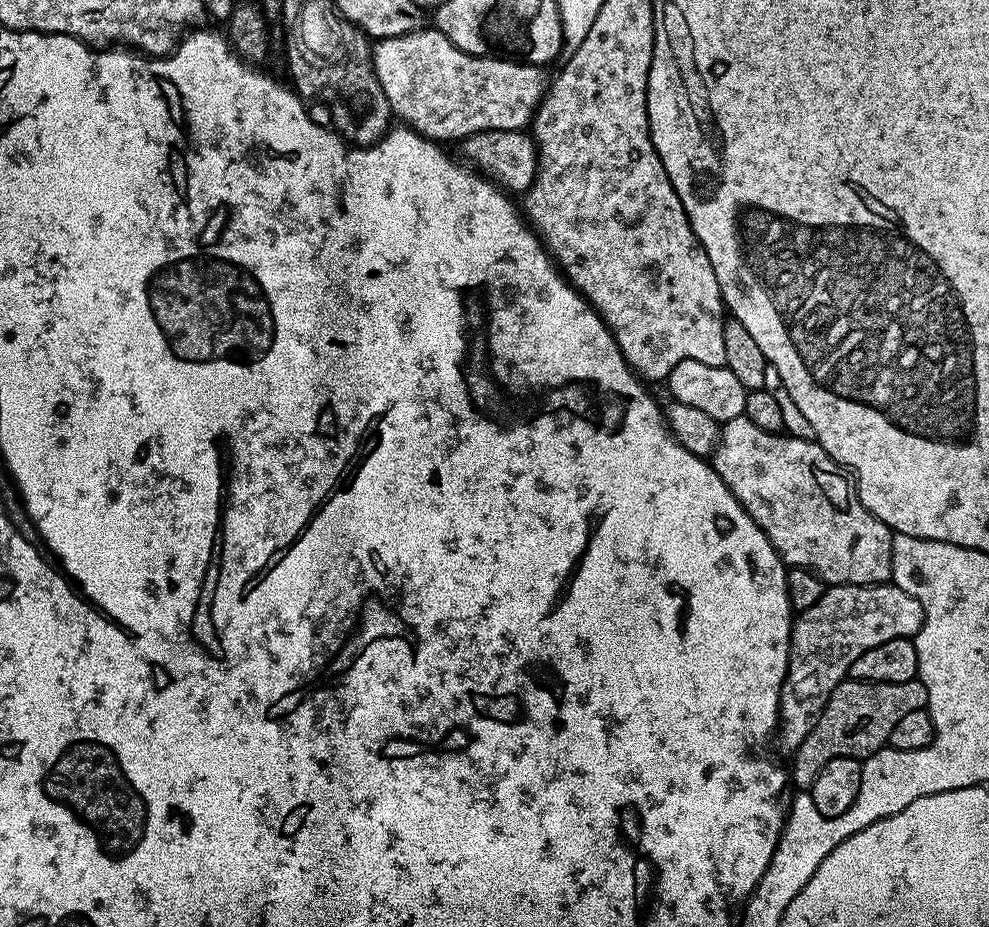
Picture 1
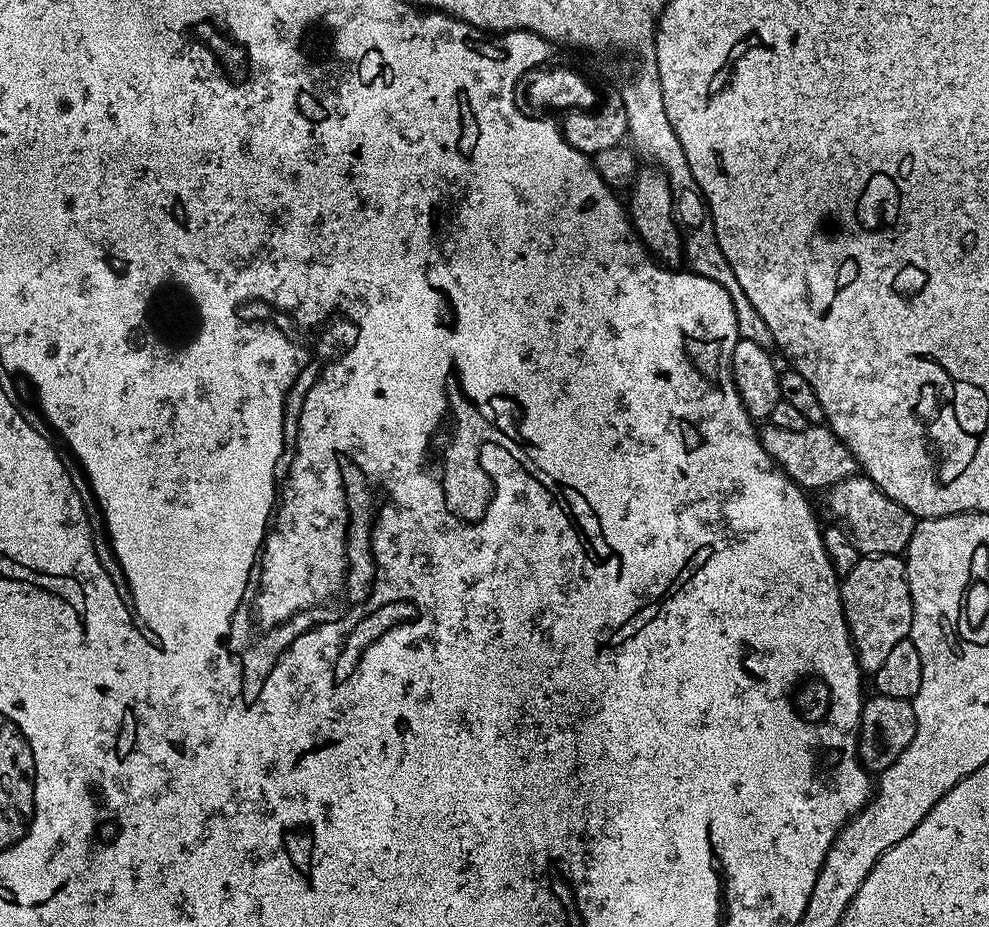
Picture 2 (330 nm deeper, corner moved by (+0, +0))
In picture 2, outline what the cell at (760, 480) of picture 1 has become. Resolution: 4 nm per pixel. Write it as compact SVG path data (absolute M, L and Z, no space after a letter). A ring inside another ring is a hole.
M857 474L827 489L828 508L845 525L858 550L865 556L894 556L903 553L914 534L918 520L894 502L869 476Z

